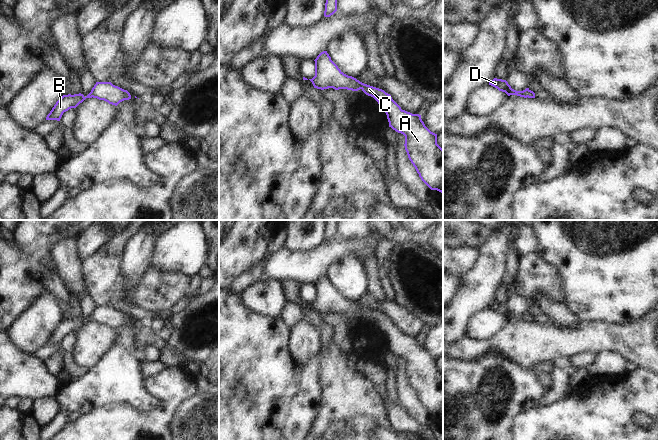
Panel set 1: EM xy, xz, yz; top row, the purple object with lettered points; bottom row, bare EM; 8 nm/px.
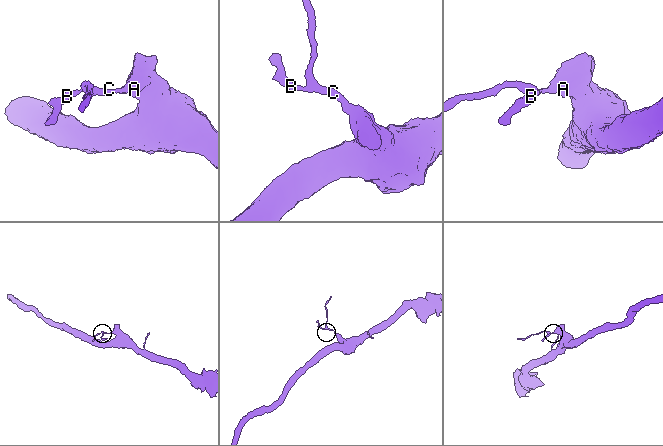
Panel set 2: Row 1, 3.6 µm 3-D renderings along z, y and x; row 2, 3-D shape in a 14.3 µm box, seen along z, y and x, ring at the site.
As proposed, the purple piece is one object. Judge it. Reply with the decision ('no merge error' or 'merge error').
no merge error

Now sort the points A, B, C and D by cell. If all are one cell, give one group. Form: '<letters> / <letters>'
A B C D

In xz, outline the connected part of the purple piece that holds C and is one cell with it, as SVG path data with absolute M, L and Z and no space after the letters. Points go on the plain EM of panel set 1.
M327 275L315 285L315 300L309 303L314 312L362 314L384 333L389 351L405 360L405 374L421 404L431 413L443 418L443 373L437 368L437 358L431 356L421 343L401 331L384 314L364 308L344 298L331 284Z

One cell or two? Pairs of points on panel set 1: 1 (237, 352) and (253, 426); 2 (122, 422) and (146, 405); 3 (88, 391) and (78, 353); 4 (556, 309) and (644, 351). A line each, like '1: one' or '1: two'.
1: one
2: two
3: two
4: two

